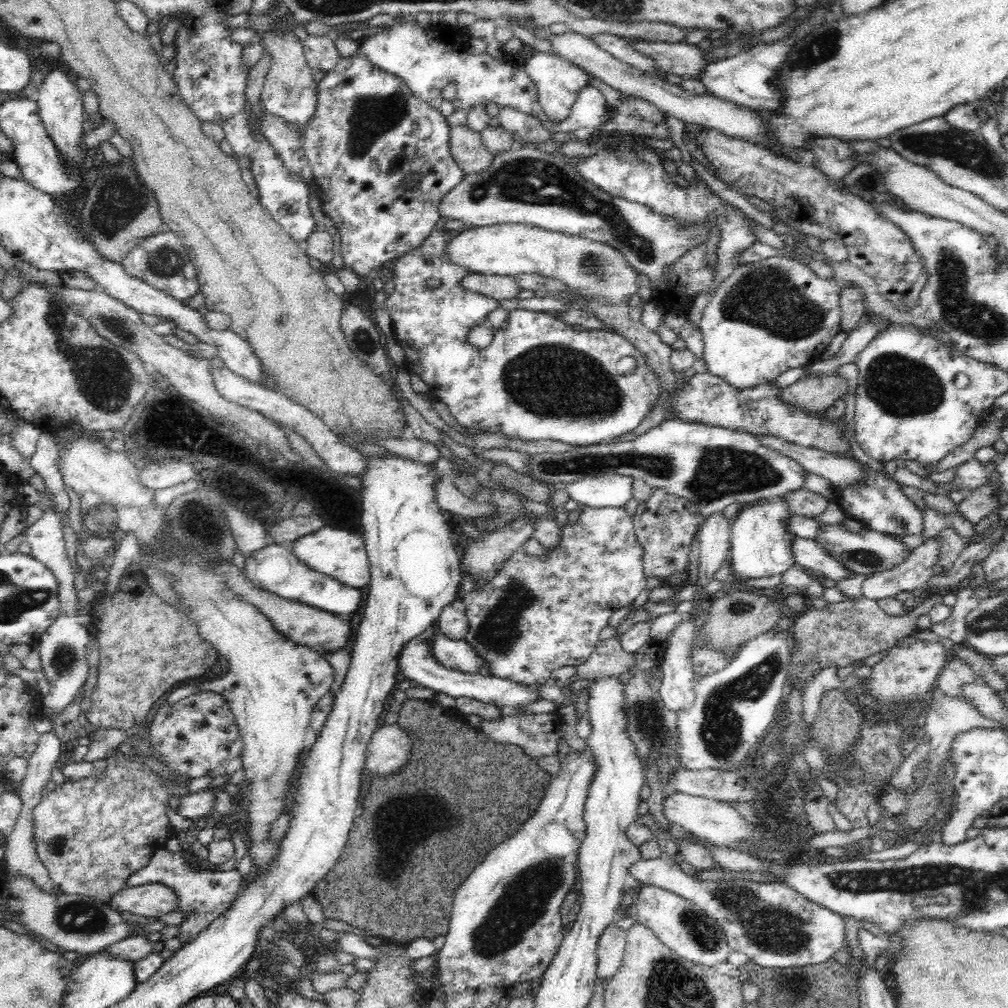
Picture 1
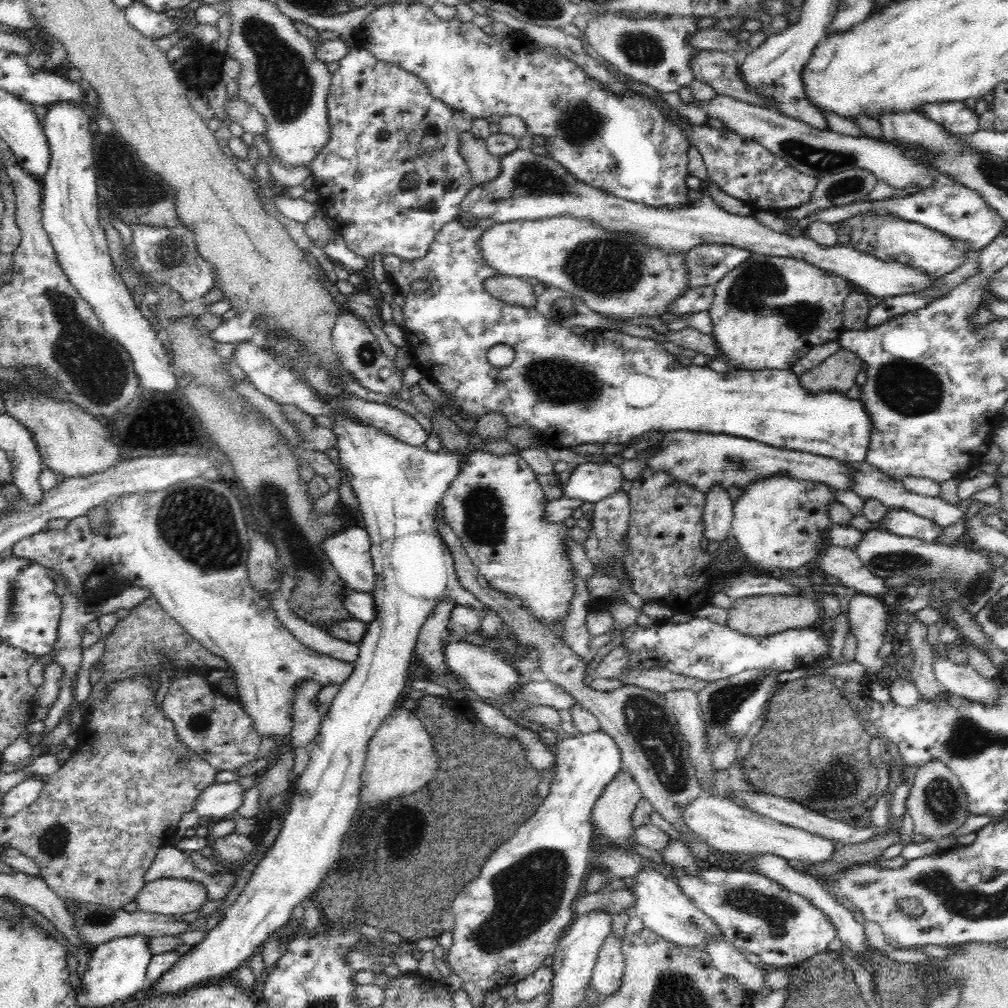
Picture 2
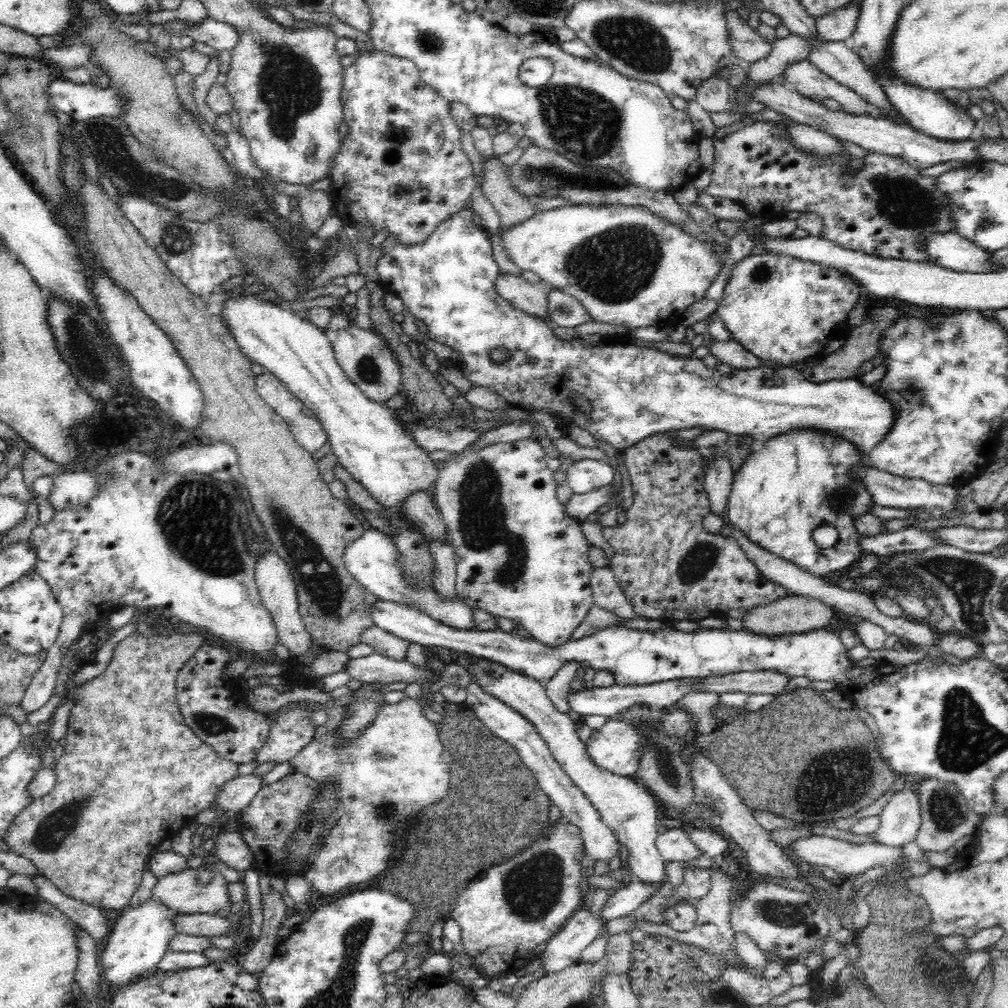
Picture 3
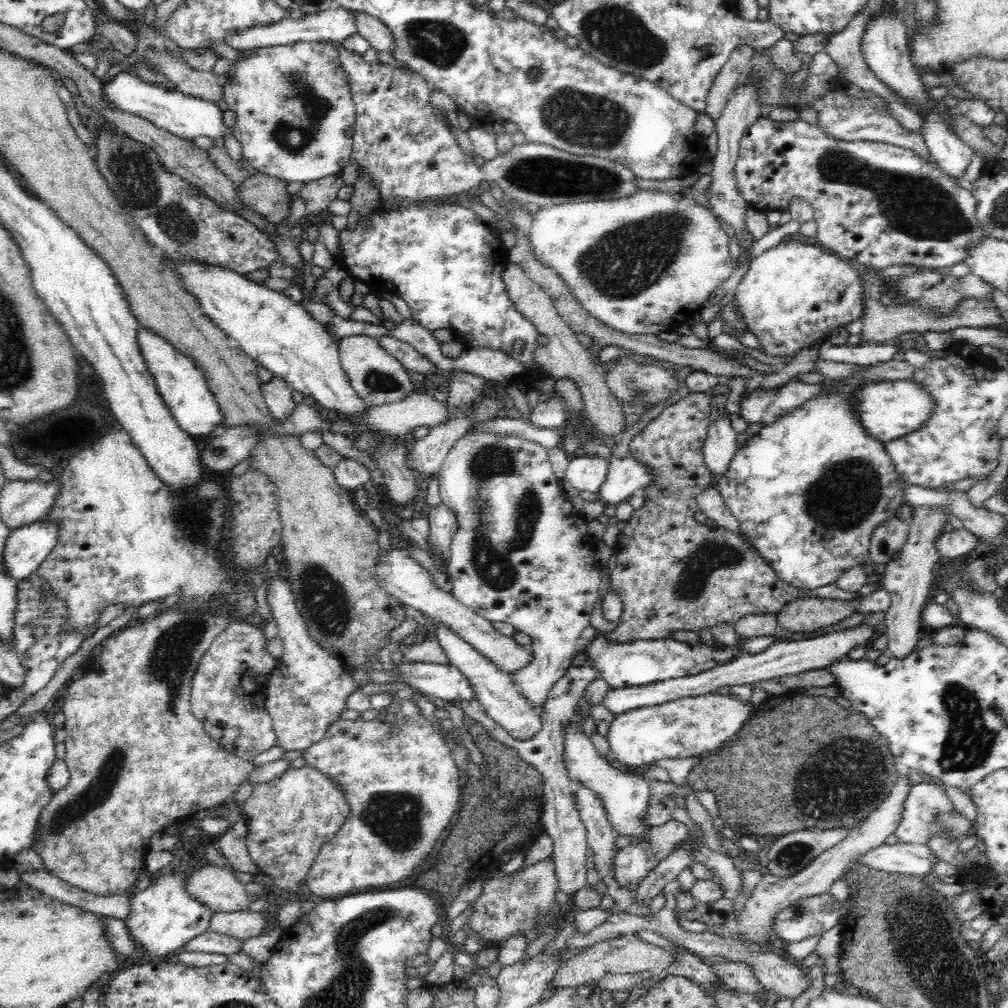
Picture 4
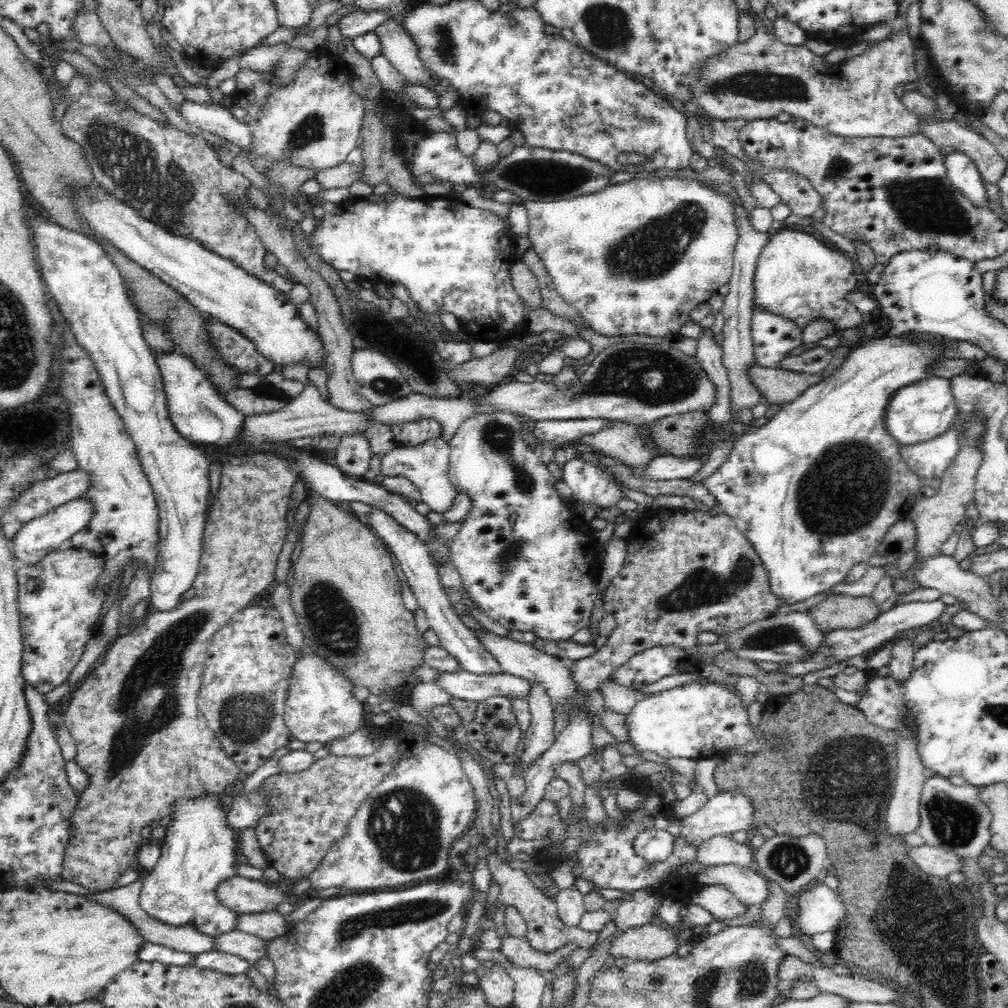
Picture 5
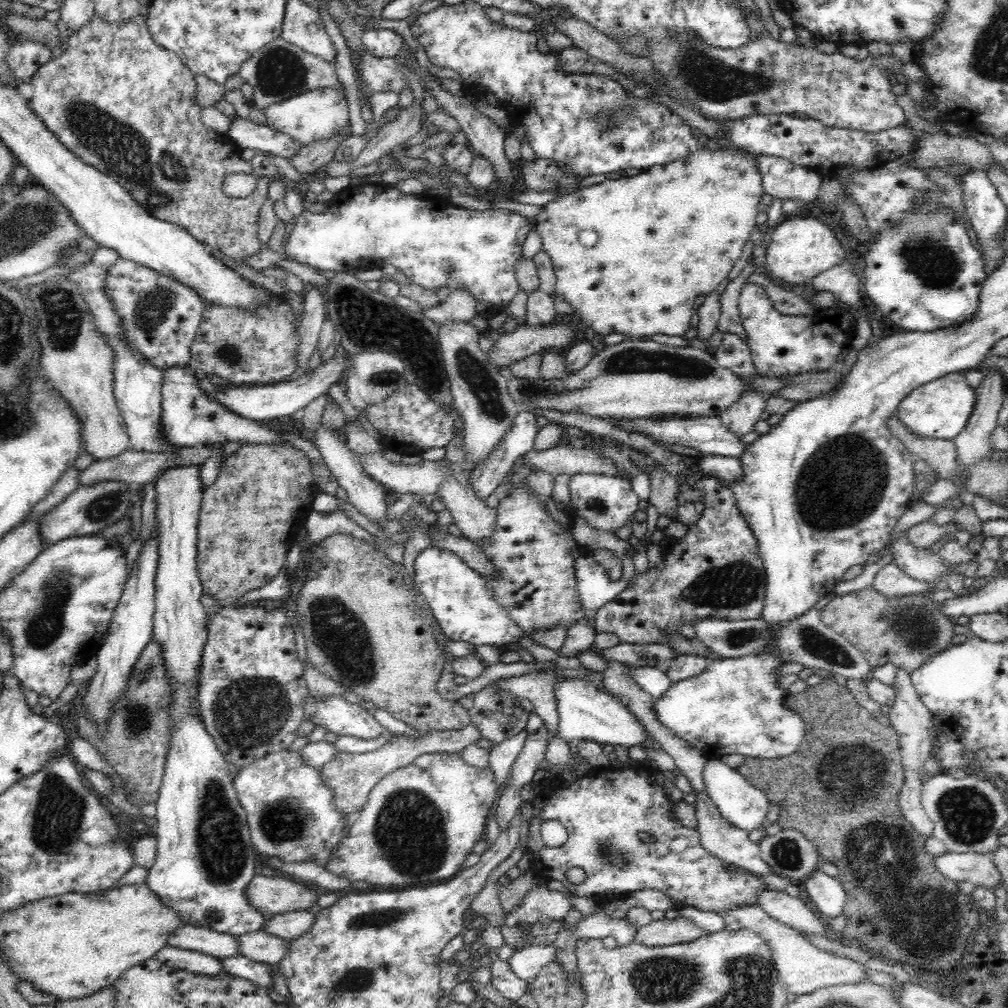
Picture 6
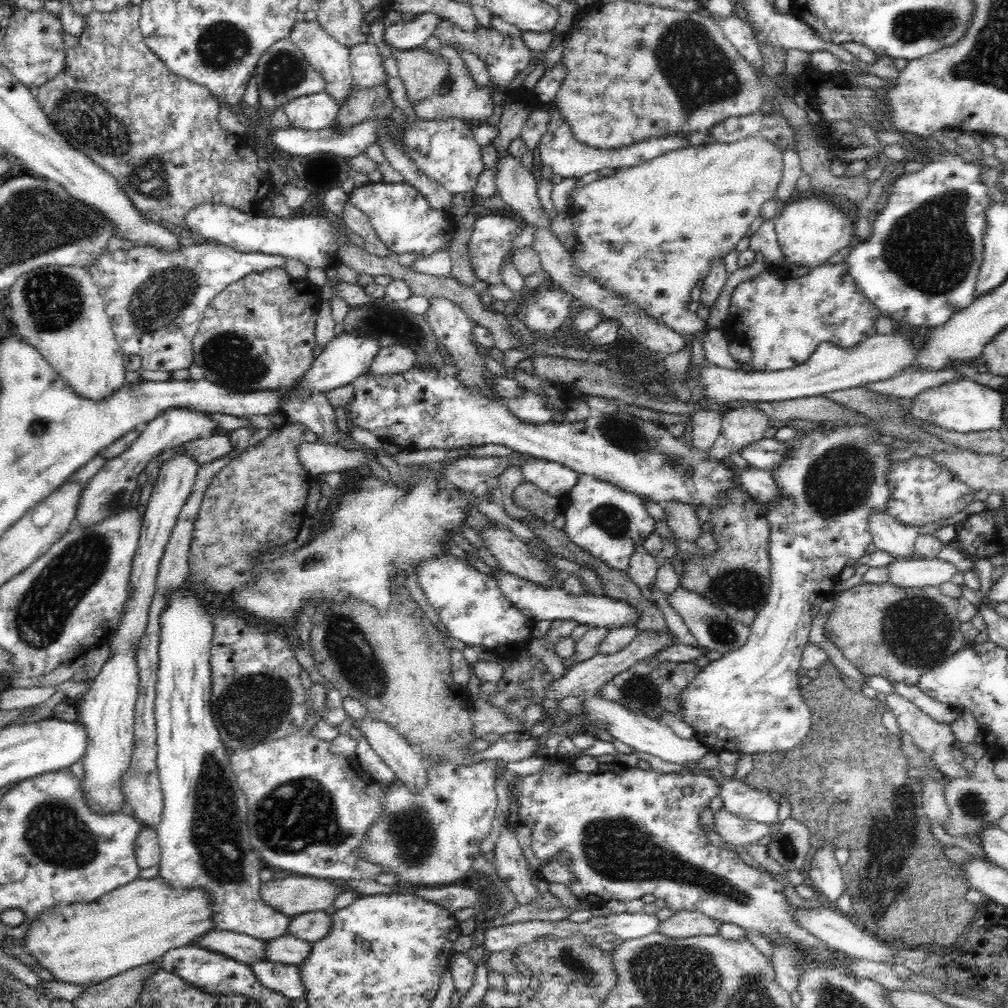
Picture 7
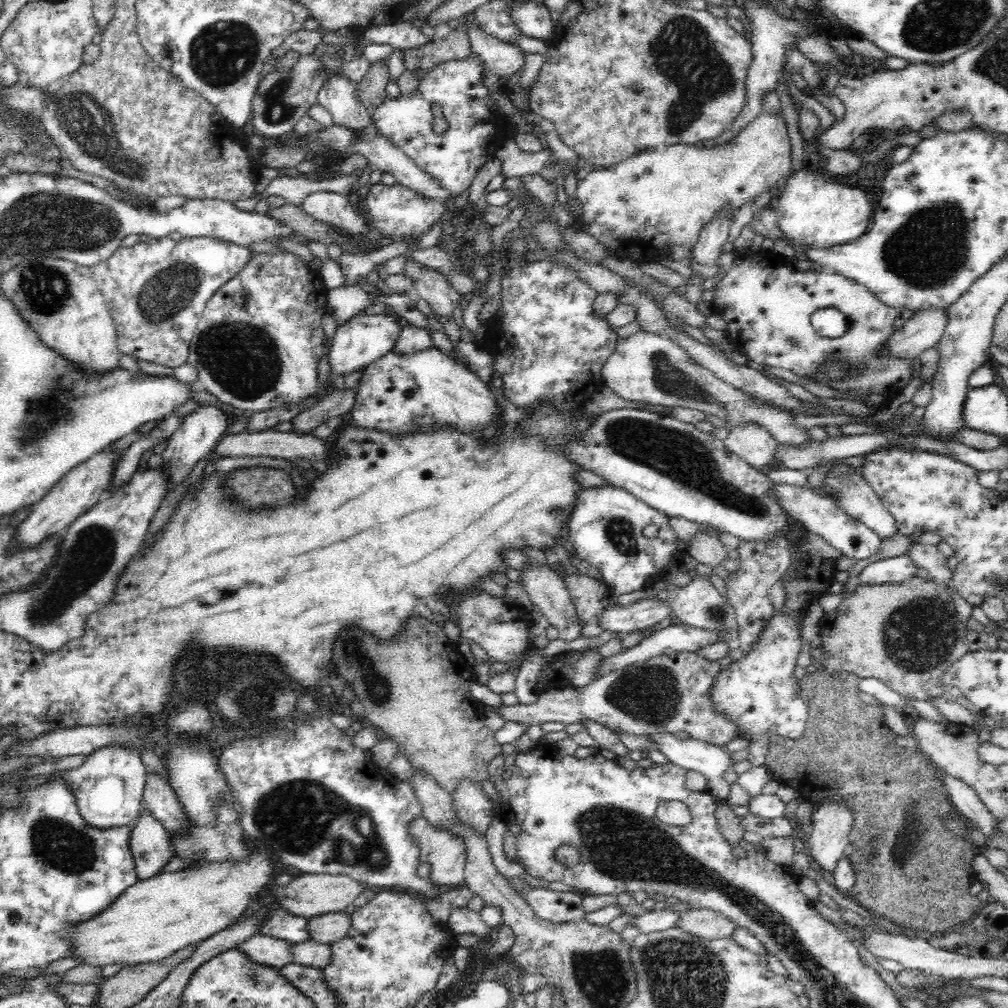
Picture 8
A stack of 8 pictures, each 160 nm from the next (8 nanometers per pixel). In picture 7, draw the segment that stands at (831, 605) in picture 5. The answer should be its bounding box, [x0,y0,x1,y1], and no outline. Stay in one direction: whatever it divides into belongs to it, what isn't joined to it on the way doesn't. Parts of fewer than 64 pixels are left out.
[823,582,966,685]

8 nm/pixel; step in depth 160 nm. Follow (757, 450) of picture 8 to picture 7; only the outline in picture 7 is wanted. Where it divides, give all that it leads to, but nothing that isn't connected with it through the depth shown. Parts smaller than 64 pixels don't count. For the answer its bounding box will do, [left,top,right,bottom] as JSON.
[707,404,769,462]

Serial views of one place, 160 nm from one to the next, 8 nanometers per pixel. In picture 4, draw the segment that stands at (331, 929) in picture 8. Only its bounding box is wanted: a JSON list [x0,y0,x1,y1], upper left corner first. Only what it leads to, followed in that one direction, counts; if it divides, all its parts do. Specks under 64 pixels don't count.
[207,912,266,940]

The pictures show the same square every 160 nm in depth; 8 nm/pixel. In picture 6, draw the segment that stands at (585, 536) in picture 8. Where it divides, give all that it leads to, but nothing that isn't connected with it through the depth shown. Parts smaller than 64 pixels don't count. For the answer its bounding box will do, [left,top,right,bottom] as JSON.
[569,473,638,531]

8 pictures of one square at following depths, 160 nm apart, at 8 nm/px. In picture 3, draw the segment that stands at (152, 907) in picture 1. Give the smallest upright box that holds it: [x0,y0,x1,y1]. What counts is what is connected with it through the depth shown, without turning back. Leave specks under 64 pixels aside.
[150,867,229,915]

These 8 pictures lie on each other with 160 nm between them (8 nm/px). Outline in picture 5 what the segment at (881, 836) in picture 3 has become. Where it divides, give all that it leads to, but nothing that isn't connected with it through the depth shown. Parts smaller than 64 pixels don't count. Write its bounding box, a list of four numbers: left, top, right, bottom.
[914,775,992,860]

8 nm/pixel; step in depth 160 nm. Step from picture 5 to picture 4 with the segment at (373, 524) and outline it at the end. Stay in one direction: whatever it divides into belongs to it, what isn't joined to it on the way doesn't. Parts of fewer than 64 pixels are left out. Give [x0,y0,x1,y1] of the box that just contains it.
[436,624,542,741]

